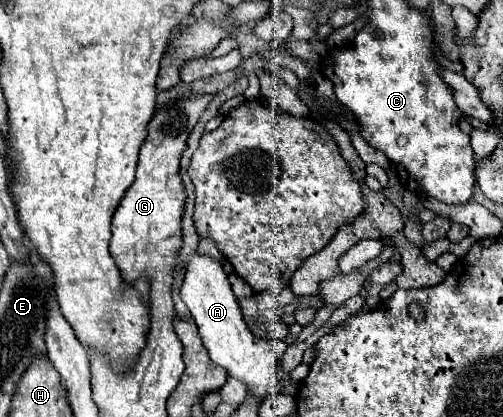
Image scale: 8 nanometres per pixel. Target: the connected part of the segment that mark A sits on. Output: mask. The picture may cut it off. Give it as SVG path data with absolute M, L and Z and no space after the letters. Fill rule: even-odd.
M194 251L194 255L190 255L186 261L186 273L180 285L180 297L186 303L200 331L204 347L208 349L208 355L216 365L224 367L230 377L244 381L248 391L256 395L260 401L264 401L270 395L280 393L282 379L286 377L286 373L282 371L282 367L276 371L272 369L276 363L276 357L272 351L276 353L278 364L280 364L287 345L282 341L258 339L248 331L242 319L238 297L232 293L228 275L222 271L218 261Z

